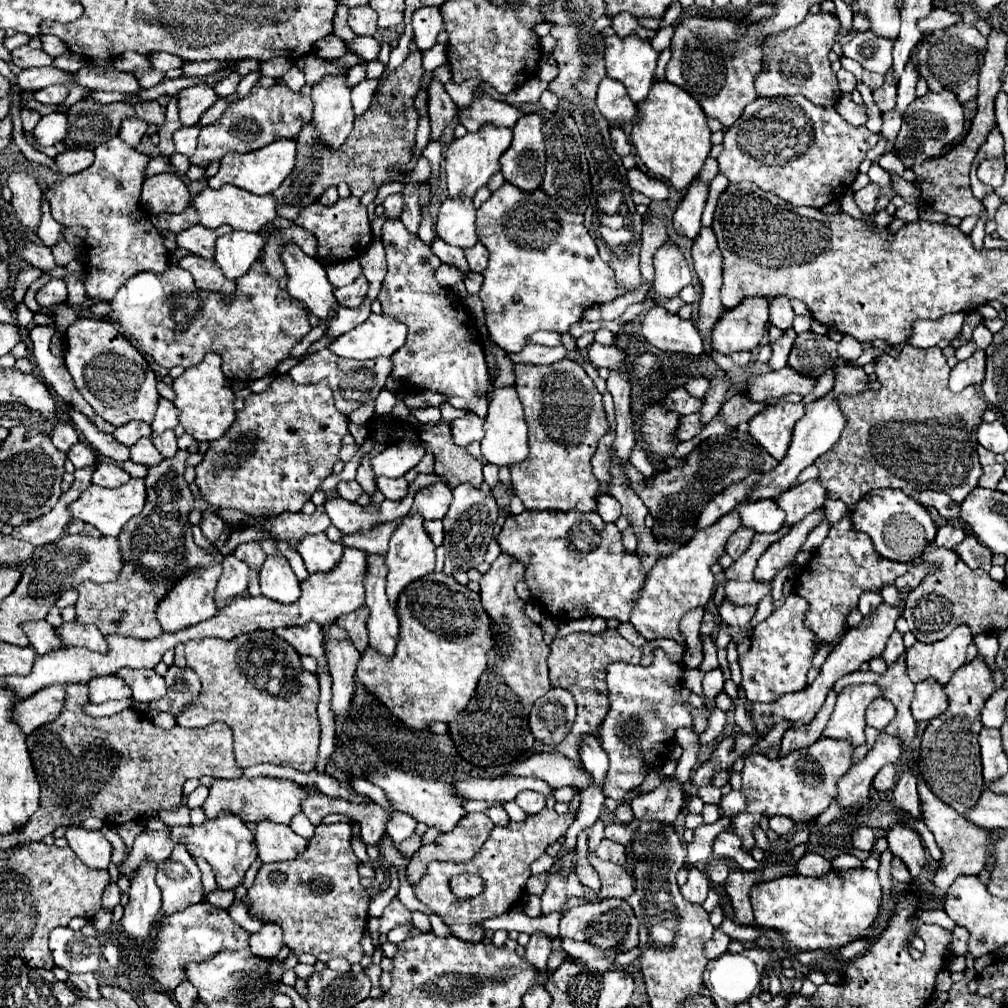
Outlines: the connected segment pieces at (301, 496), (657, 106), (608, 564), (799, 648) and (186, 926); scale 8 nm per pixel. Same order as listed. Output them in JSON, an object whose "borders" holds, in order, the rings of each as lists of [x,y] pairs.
{"borders":[[[[280,374],[280,376],[274,378],[274,382],[268,386],[268,390],[264,390],[264,392],[260,392],[260,394],[250,394],[250,396],[246,398],[244,410],[240,410],[240,412],[236,414],[236,420],[234,420],[232,428],[228,428],[228,432],[226,432],[220,440],[210,442],[210,448],[206,450],[206,454],[208,454],[208,464],[198,464],[198,466],[194,468],[194,470],[196,470],[196,484],[198,484],[200,492],[204,494],[206,502],[210,502],[210,504],[216,506],[216,508],[230,508],[230,506],[232,506],[232,508],[238,508],[238,510],[246,512],[248,516],[262,516],[262,514],[266,514],[266,516],[276,516],[276,514],[286,512],[286,510],[288,510],[288,512],[300,512],[302,506],[310,500],[310,496],[318,490],[318,486],[322,484],[322,480],[332,474],[332,466],[340,460],[338,452],[340,452],[340,448],[342,448],[342,438],[344,438],[344,434],[348,434],[348,420],[346,420],[344,414],[340,414],[340,412],[336,410],[334,398],[332,398],[332,390],[328,388],[326,382],[318,382],[318,384],[314,384],[314,386],[300,386],[300,384],[296,384],[288,374]]],[[[668,80],[652,84],[648,98],[640,102],[638,108],[642,112],[642,120],[632,128],[632,146],[652,174],[664,178],[674,190],[682,192],[698,176],[712,148],[712,132],[706,124],[704,110],[684,88],[670,84]]],[[[526,510],[518,516],[510,514],[498,536],[498,544],[502,550],[506,550],[510,556],[514,556],[526,566],[524,582],[528,584],[532,598],[538,600],[554,620],[578,620],[586,616],[602,616],[628,622],[632,614],[632,604],[636,602],[636,596],[640,596],[640,588],[644,586],[640,560],[636,558],[636,554],[632,556],[624,550],[620,530],[616,528],[616,524],[600,520],[598,512],[582,514],[582,512]]],[[[790,594],[778,610],[752,630],[750,650],[738,660],[742,668],[742,690],[750,702],[774,702],[782,694],[806,688],[806,672],[816,652],[814,634],[802,624],[806,610],[808,604],[798,594]]],[[[198,902],[188,906],[184,912],[176,912],[172,916],[160,918],[158,940],[154,950],[146,956],[146,962],[154,968],[152,978],[162,986],[164,992],[170,992],[184,980],[184,968],[188,962],[202,962],[212,958],[218,950],[244,950],[248,948],[248,936],[244,928],[240,928],[228,910],[216,908],[208,902]]]]}

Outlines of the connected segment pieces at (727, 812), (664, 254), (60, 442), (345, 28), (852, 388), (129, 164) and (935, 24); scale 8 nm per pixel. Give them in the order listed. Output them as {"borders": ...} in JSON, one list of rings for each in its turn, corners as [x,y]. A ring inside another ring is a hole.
{"borders":[[[[730,790],[730,794],[726,794],[722,800],[720,800],[720,810],[724,816],[734,816],[736,812],[742,812],[746,806],[746,798],[740,790]]],[[[668,240],[664,248],[654,254],[654,268],[656,278],[652,282],[652,292],[656,304],[664,304],[680,296],[682,288],[692,284],[692,272],[688,268],[688,262],[672,240]]],[[[62,422],[58,424],[54,430],[52,430],[52,442],[58,450],[62,452],[68,452],[68,448],[72,448],[72,444],[78,442],[78,432],[74,426],[70,426],[68,422]]],[[[338,6],[334,17],[334,31],[333,33],[345,41],[347,44],[350,43],[355,37],[356,34],[351,30],[347,24],[348,19],[348,8],[344,6]]],[[[836,366],[834,393],[840,394],[854,394],[854,392],[862,392],[864,386],[868,382],[866,372],[860,366]]],[[[118,136],[96,148],[96,160],[84,172],[66,176],[46,190],[52,218],[66,228],[86,228],[86,294],[110,302],[118,288],[144,270],[164,272],[170,264],[160,230],[140,206],[140,186],[150,156],[142,154]]],[[[934,8],[928,18],[918,22],[918,28],[920,28],[920,32],[924,32],[924,30],[944,30],[944,28],[958,24],[958,22],[960,22],[960,12],[950,12],[946,8]]]]}

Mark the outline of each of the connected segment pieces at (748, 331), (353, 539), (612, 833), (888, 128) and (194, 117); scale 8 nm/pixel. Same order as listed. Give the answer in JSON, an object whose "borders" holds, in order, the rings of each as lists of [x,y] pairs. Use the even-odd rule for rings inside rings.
{"borders":[[[[746,298],[736,308],[724,312],[720,320],[716,322],[716,328],[712,328],[712,350],[722,354],[732,352],[752,352],[764,336],[766,324],[768,324],[768,298]]],[[[402,518],[386,522],[386,524],[380,524],[368,534],[346,536],[344,538],[344,546],[354,546],[354,548],[360,548],[360,550],[370,552],[370,554],[386,554],[388,552],[388,540],[390,540],[392,532],[396,530],[396,526],[400,522],[402,522]]],[[[632,820],[630,824],[608,824],[604,828],[604,838],[620,842],[624,846],[630,846],[634,840],[634,830],[638,828],[638,822]]],[[[888,110],[882,114],[884,118],[884,124],[882,124],[882,130],[880,134],[888,140],[888,142],[894,142],[896,140],[896,134],[900,130],[900,122],[902,122],[902,116],[898,110]]],[[[192,86],[186,90],[180,90],[178,96],[178,108],[180,108],[180,120],[184,126],[194,126],[198,120],[208,112],[208,108],[214,106],[218,100],[218,94],[210,86]]]]}

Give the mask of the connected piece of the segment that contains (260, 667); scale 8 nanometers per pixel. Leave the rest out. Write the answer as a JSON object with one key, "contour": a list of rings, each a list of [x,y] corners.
{"contour":[[[252,632],[248,636],[236,636],[236,640],[212,640],[212,638],[204,638],[204,640],[192,640],[192,642],[186,642],[184,644],[184,652],[186,652],[186,662],[188,666],[200,676],[202,680],[202,692],[196,700],[196,704],[192,704],[190,708],[186,708],[178,718],[176,722],[180,726],[186,726],[186,728],[204,728],[208,724],[214,724],[214,722],[224,722],[232,728],[232,734],[234,734],[234,758],[236,758],[236,764],[240,768],[248,768],[248,766],[256,766],[256,764],[264,764],[264,762],[270,762],[270,764],[276,764],[276,766],[290,766],[290,768],[296,768],[300,772],[310,772],[314,770],[316,766],[316,754],[318,754],[318,738],[320,738],[320,724],[318,724],[318,716],[316,716],[316,704],[318,704],[318,676],[312,674],[312,672],[306,672],[300,664],[300,656],[298,652],[284,640],[276,638],[274,632]]]}

